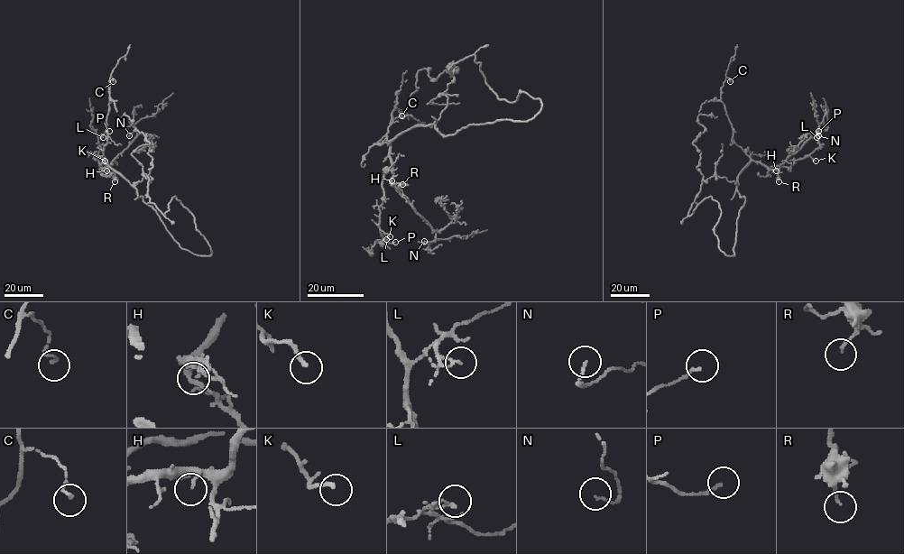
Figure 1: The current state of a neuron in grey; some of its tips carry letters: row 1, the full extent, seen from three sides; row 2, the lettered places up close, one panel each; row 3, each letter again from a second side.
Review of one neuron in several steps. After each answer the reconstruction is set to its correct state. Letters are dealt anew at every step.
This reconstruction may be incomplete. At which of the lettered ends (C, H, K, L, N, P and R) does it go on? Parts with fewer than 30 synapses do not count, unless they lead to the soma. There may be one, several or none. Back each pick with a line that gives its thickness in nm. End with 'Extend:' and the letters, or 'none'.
Extend: none

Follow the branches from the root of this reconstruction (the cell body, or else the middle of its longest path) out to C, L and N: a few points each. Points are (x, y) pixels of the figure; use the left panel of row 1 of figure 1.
C: (121, 174), (106, 162), (103, 155), (107, 138), (111, 77), (113, 81)
L: (121, 174), (110, 168), (106, 161), (106, 166), (99, 166), (98, 138), (103, 137)
N: (121, 174), (105, 161), (107, 170), (137, 135), (135, 129), (129, 135)

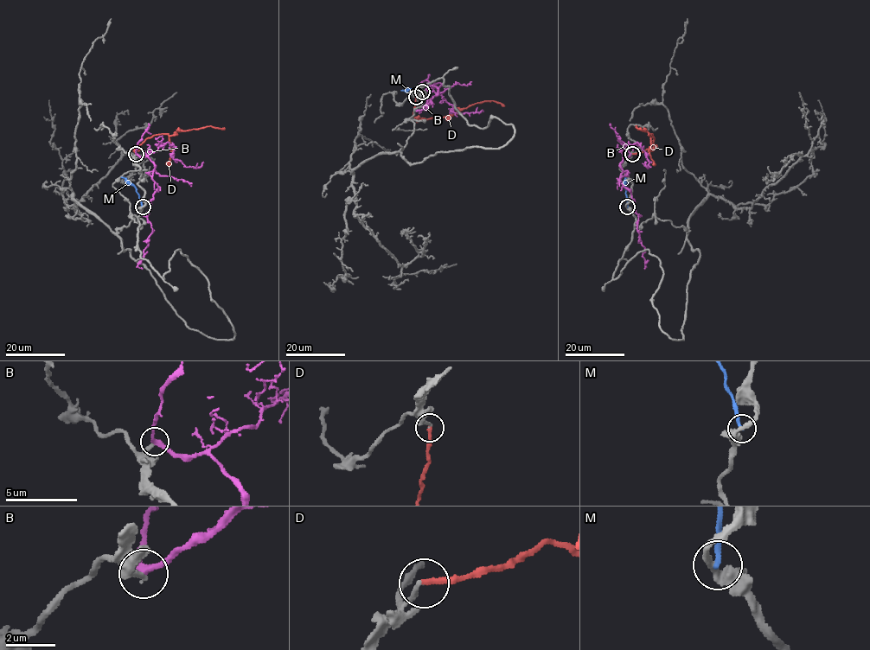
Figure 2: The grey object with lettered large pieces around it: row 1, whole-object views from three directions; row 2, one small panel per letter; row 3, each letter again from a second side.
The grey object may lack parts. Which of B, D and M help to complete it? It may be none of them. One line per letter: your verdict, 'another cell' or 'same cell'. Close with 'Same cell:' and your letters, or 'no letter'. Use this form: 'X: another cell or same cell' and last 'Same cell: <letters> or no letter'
B: another cell
D: same cell
M: another cell
Same cell: D

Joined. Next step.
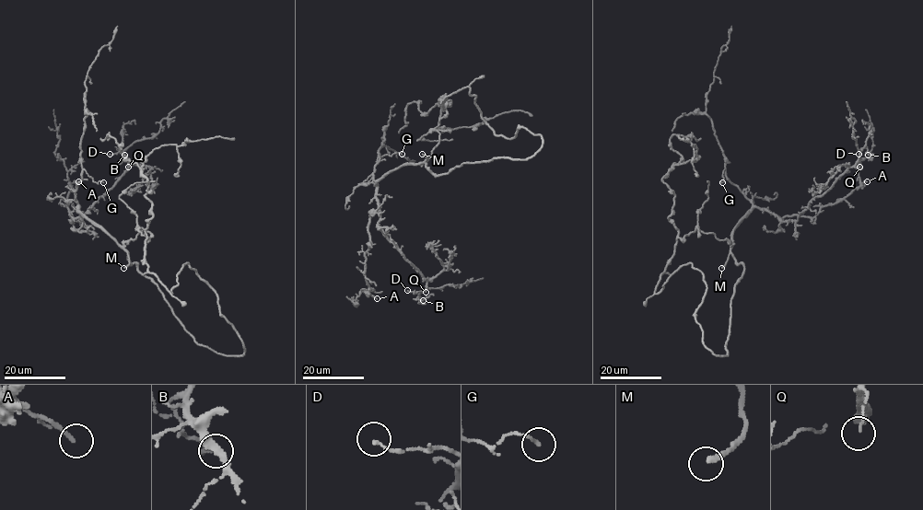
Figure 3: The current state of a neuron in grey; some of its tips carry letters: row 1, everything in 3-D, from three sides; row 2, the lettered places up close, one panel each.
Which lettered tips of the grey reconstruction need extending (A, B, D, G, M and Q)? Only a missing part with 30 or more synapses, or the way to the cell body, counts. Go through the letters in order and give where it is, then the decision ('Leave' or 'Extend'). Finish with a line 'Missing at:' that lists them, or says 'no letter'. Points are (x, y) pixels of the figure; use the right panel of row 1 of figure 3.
A: Place: (867, 181). Leave
B: Place: (868, 155). Leave
D: Place: (858, 154). Leave
G: Place: (722, 182). Leave
M: Place: (721, 268). Extend
Q: Place: (859, 167). Leave
Missing at: M

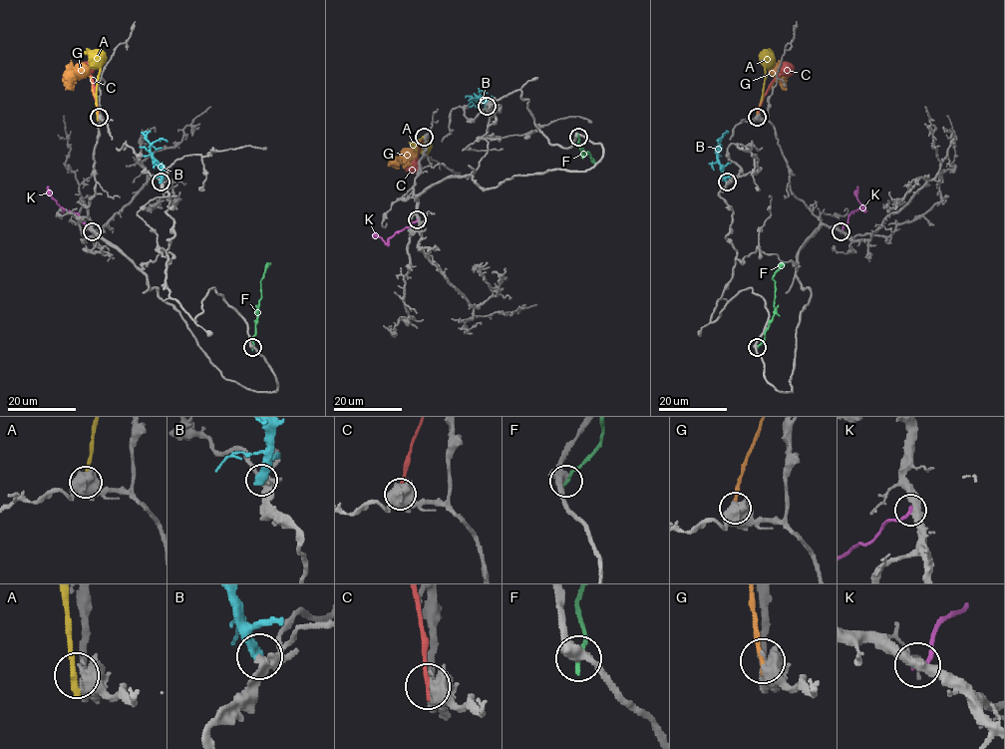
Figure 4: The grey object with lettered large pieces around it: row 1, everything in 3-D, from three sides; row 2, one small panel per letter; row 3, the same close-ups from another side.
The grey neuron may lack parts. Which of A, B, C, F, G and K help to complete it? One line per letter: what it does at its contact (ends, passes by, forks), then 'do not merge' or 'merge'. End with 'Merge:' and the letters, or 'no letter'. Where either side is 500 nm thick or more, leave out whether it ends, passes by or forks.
A: do not merge
B: do not merge
C: do not merge
F: it ends | do not merge
G: do not merge
K: it ends | do not merge
Merge: no letter

